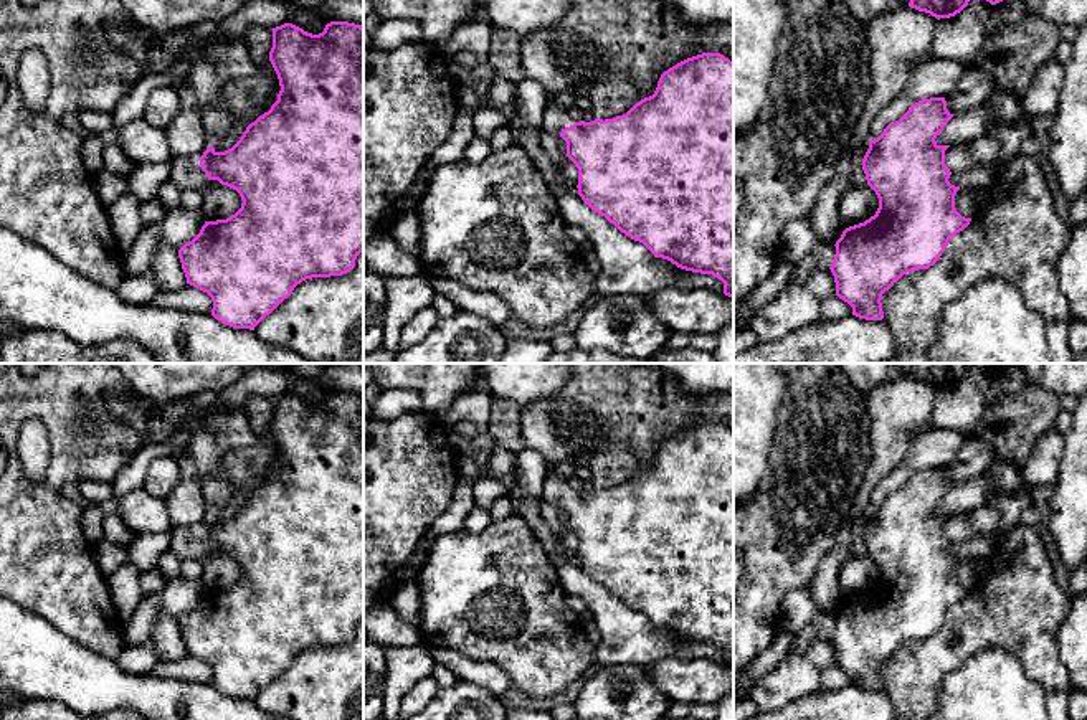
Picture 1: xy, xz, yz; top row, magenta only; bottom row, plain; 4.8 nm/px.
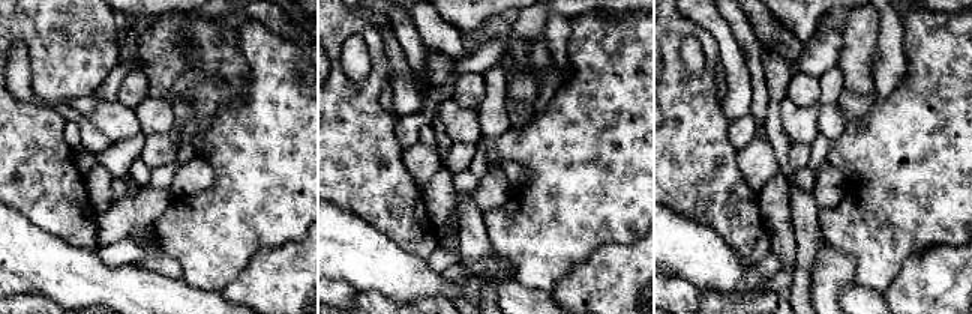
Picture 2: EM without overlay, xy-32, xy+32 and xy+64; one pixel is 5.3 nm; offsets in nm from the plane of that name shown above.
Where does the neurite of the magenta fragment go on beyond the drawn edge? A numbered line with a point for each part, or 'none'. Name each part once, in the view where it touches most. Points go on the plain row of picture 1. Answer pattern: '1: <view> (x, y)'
1: xy (185, 544)

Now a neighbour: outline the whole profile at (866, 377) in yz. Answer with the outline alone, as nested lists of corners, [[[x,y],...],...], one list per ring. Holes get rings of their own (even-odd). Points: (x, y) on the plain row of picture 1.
[[[841,363],[849,381],[867,393],[889,380],[889,363]]]

